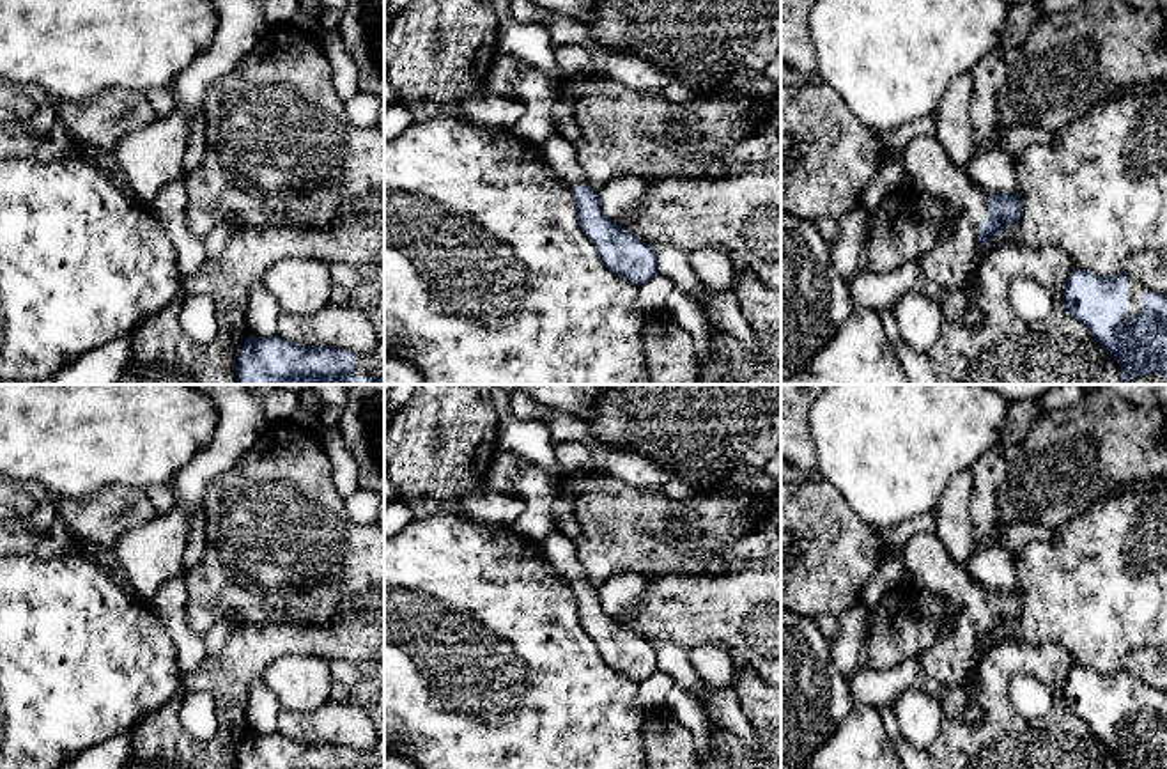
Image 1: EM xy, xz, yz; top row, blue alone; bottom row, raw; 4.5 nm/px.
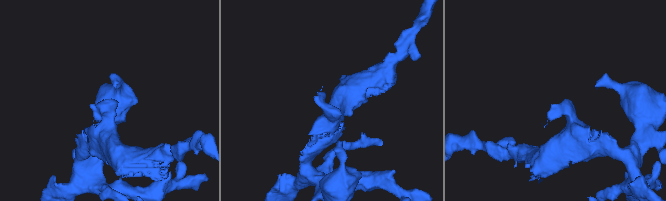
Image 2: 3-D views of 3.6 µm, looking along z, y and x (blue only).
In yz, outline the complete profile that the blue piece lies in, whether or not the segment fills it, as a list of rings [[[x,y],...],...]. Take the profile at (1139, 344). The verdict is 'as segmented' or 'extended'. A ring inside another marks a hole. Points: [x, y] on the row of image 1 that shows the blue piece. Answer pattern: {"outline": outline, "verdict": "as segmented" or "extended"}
{"outline": [[[1075,268],[1061,299],[1119,361],[1123,381],[1153,372],[1167,377],[1167,296],[1124,273],[1107,278]]], "verdict": "extended"}

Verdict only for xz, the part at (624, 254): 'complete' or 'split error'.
split error

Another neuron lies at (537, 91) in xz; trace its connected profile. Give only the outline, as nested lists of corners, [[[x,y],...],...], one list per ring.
[[[524,62],[515,82],[515,97],[524,103],[526,113],[510,131],[537,145],[547,142],[556,135],[551,113],[558,94],[558,82]]]

